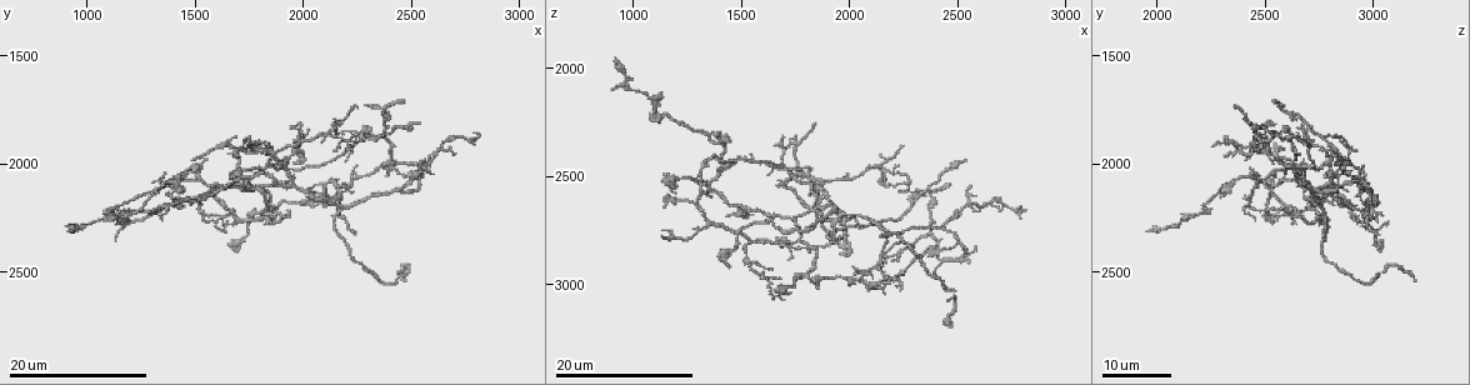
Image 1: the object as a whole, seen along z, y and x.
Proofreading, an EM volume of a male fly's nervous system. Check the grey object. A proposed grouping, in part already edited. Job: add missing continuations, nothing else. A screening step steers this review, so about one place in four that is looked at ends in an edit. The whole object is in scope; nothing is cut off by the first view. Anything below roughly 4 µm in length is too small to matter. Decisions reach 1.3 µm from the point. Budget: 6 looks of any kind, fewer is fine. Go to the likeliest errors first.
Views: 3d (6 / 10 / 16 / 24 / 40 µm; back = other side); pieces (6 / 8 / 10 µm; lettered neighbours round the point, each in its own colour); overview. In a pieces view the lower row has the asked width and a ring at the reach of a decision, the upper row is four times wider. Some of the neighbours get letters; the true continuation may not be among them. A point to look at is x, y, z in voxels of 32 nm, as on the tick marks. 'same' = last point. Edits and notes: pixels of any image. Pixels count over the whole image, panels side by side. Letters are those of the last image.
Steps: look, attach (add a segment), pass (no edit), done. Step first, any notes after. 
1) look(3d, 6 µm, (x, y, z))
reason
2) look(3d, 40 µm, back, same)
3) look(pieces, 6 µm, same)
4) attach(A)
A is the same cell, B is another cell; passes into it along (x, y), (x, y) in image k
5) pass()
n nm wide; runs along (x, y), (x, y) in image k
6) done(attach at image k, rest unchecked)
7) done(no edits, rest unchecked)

look(3d, 16 µm, (1140, 2360, 2780))
tapers out

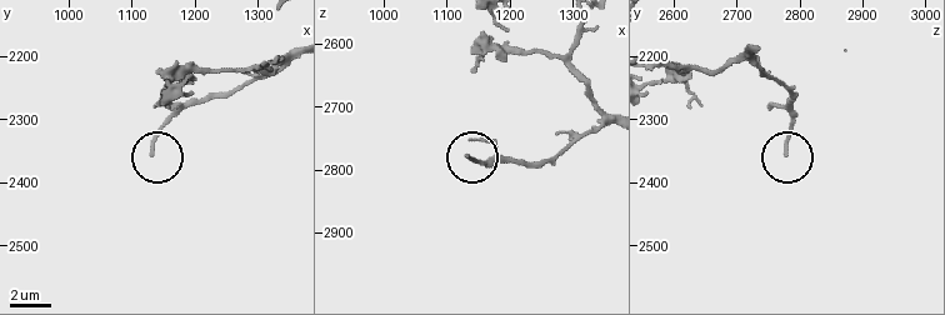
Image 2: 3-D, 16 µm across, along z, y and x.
look(pieces, 10 µm, (1135, 2350, 2780))

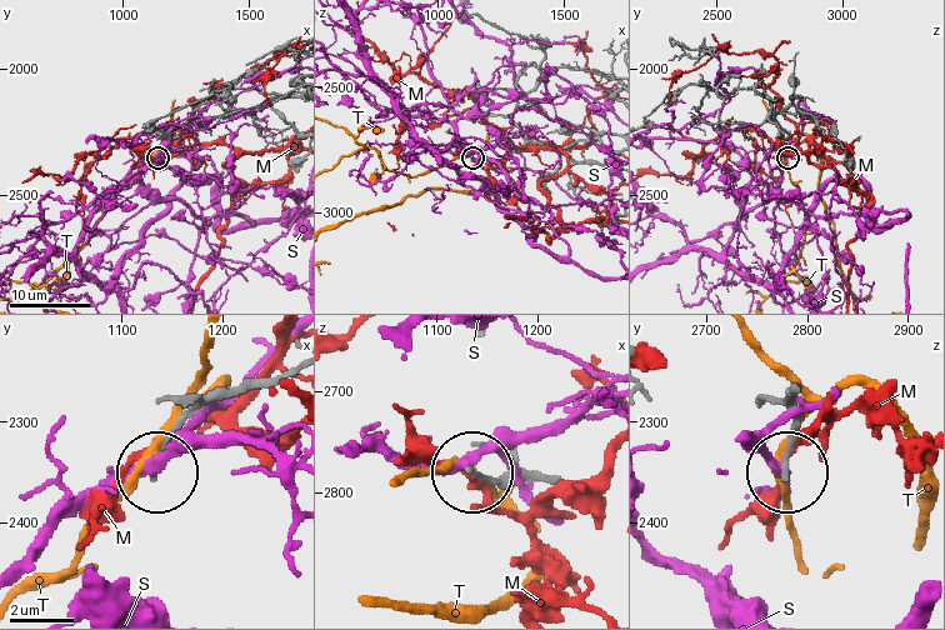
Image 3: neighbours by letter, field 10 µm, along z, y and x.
pass()
M, S and T are other cells; no lettered segment goes on from it

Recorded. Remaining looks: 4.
look(3d, 16 µm, (1810, 2050, 2460))
thin end

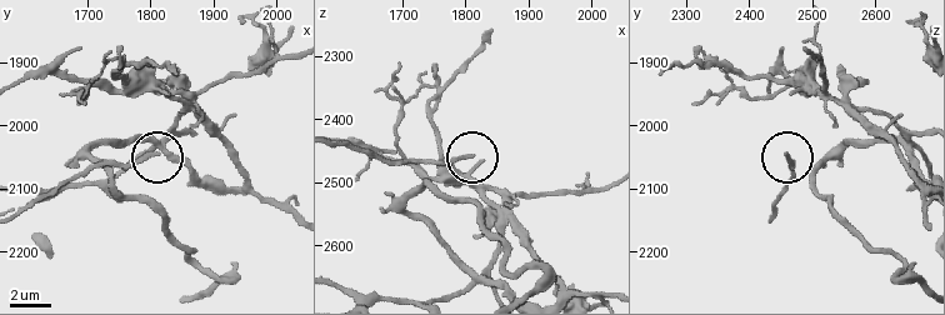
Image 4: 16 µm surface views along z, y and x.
look(pieces, 8 µm, (1805, 2045, 2460))

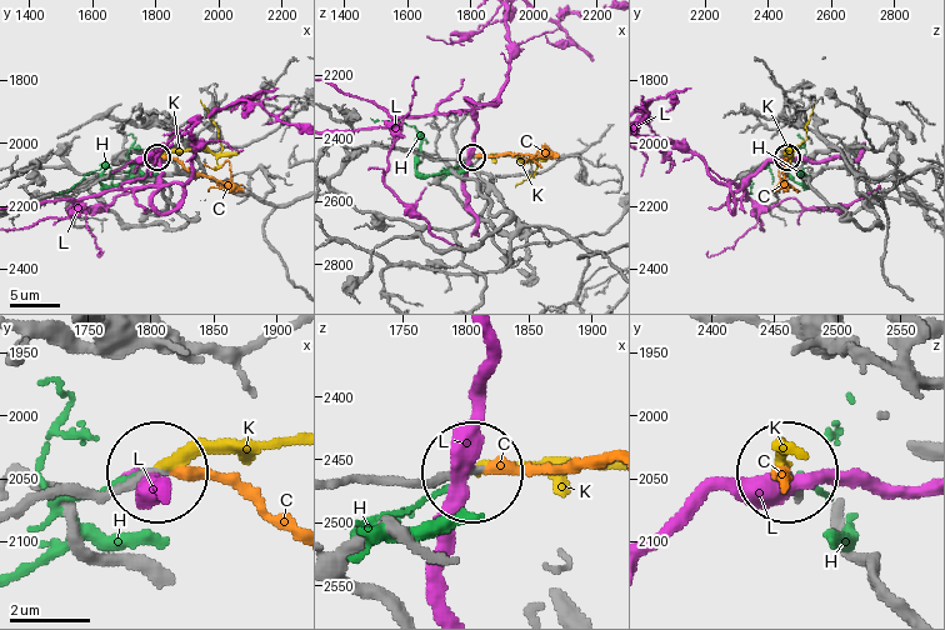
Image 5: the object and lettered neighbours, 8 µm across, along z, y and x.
attach(C)
190 nm wide; C is the same cell, H, K and L are other cells; passes into it along (374, 485), (601, 464) in image 5; the neuron continues

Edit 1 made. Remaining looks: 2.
look(3d, 16 µm, (2480, 2540, 3190))

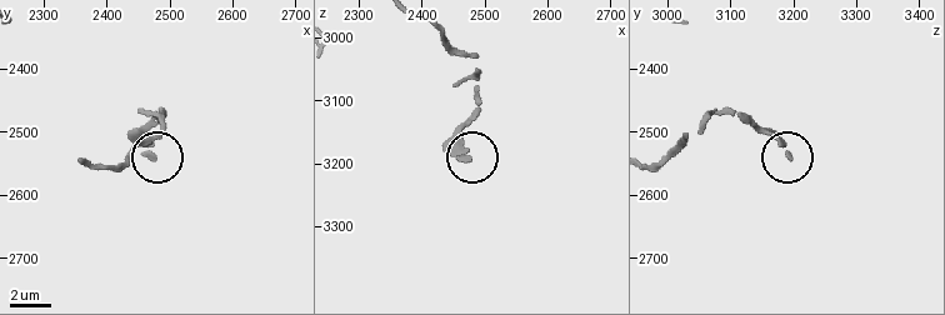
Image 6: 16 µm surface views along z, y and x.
look(pieces, 8 µm, (2470, 2535, 3195))

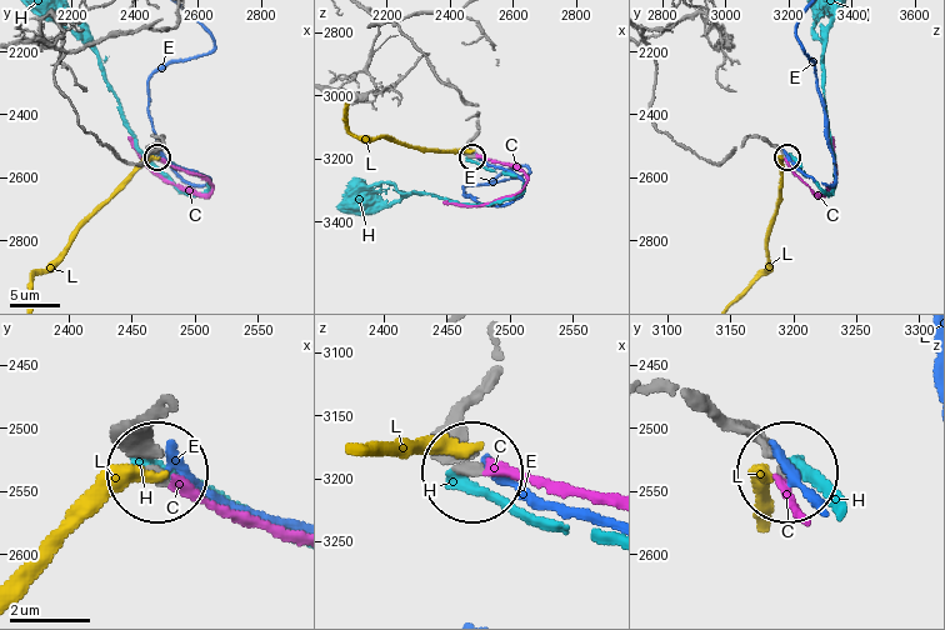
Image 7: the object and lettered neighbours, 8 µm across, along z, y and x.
attach(C)
C is the same cell, E, H and L are other cells; passes into it along (694, 393), (770, 453), (794, 506) in image 7; the neuron continues

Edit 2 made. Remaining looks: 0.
done(attach at image 5, attach at image 7, rest unchecked)

